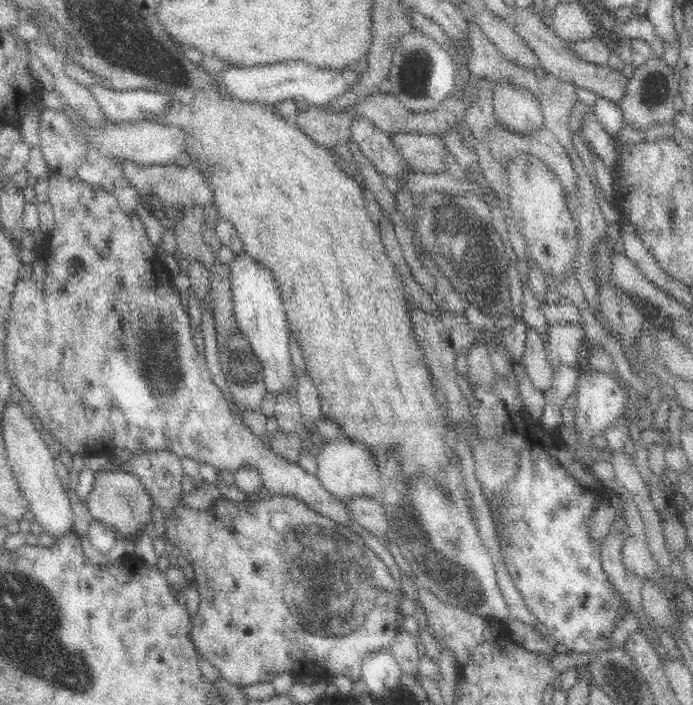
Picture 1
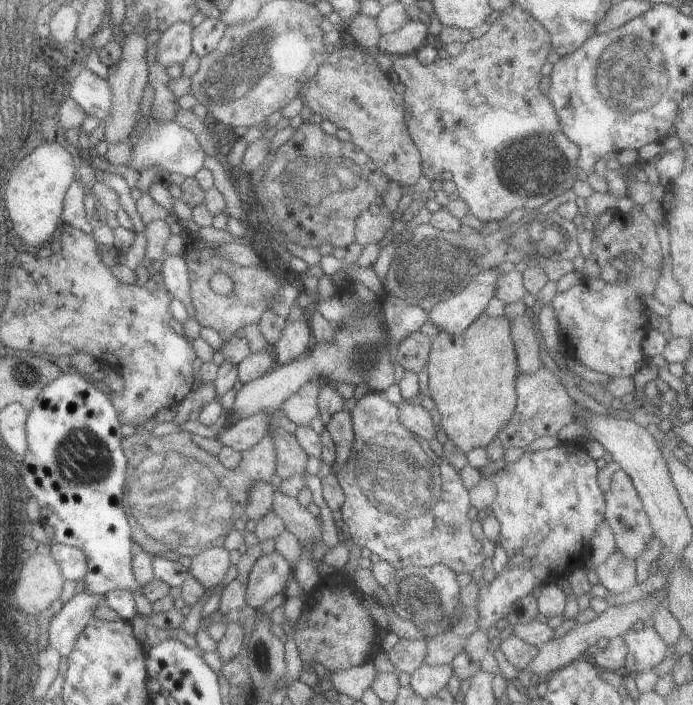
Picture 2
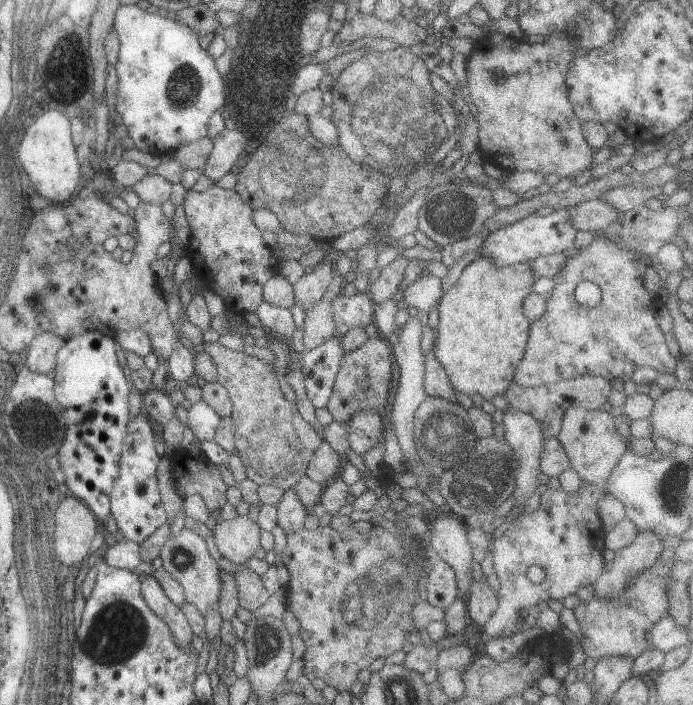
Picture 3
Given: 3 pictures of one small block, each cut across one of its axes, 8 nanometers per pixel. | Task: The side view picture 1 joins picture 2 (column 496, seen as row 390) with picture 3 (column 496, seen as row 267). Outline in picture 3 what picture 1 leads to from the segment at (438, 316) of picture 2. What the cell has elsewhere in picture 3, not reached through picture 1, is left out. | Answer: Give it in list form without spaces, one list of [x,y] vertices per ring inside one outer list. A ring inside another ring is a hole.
[[[568,207],[553,209],[553,212],[543,216],[529,214],[509,226],[490,232],[480,246],[480,256],[487,256],[495,268],[501,268],[502,266],[526,263],[537,256],[564,253],[573,245],[576,233],[575,228],[569,222],[567,210]]]

